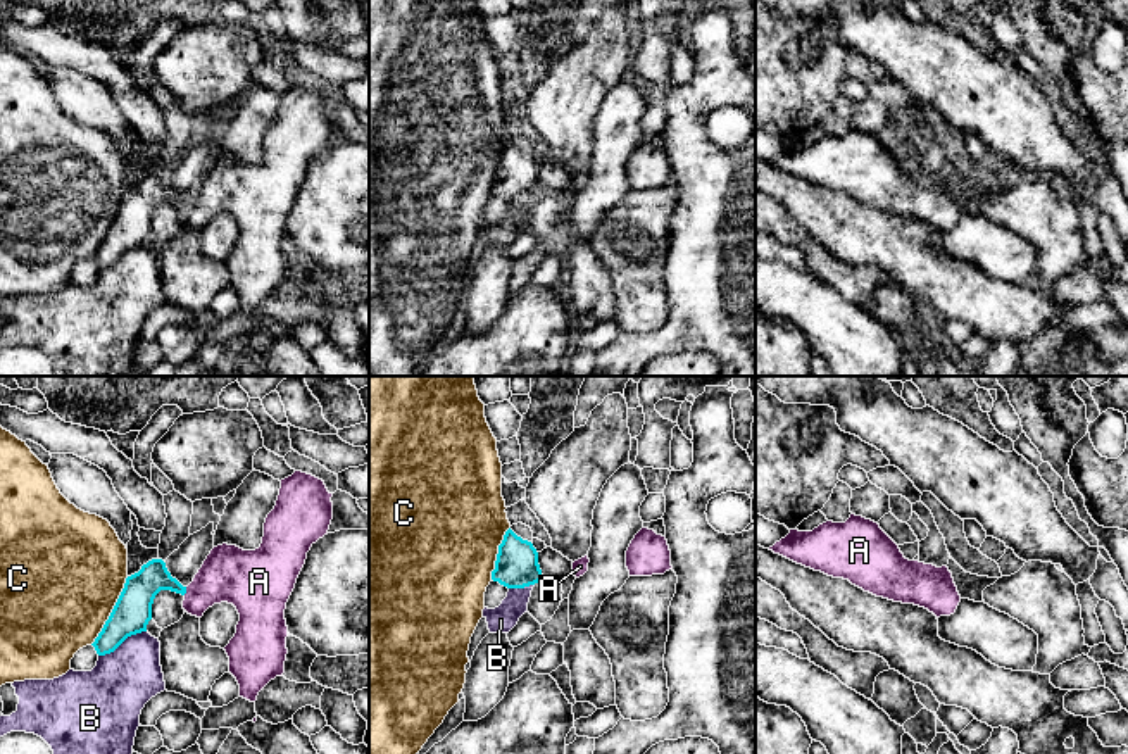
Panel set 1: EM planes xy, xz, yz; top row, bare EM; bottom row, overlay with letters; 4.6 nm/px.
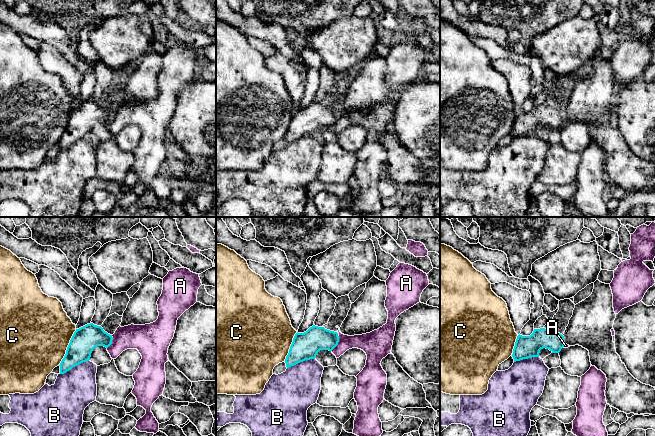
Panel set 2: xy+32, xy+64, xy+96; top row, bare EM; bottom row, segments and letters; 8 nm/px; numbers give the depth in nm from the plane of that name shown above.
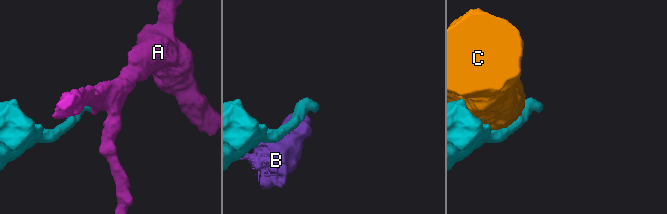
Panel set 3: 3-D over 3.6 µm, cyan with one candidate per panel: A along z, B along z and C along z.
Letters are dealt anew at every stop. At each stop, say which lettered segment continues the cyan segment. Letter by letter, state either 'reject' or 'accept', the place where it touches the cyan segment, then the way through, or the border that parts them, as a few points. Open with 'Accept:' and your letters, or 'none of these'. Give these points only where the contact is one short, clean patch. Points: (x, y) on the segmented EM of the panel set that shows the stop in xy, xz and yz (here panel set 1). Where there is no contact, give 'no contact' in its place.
Accept: none of these
A: reject; contact xy (185, 590); border xy (187, 587), (183, 594)
B: reject; contact xy (121, 642)
C: reject; contact xy (112, 611)

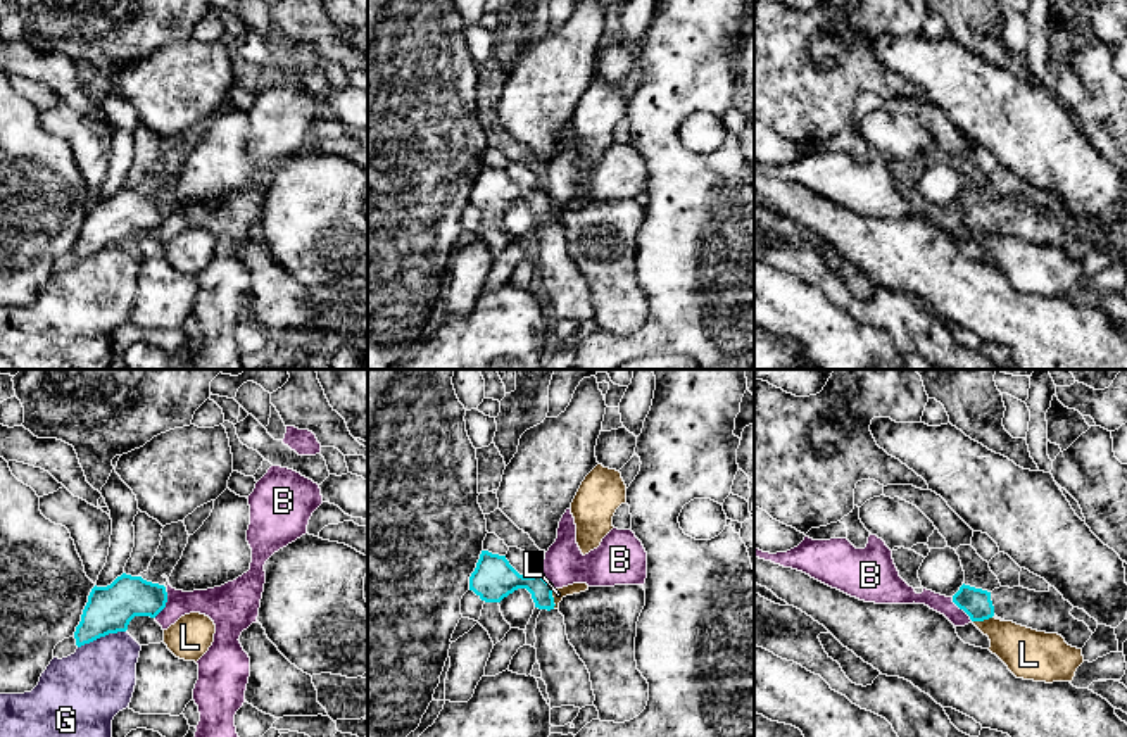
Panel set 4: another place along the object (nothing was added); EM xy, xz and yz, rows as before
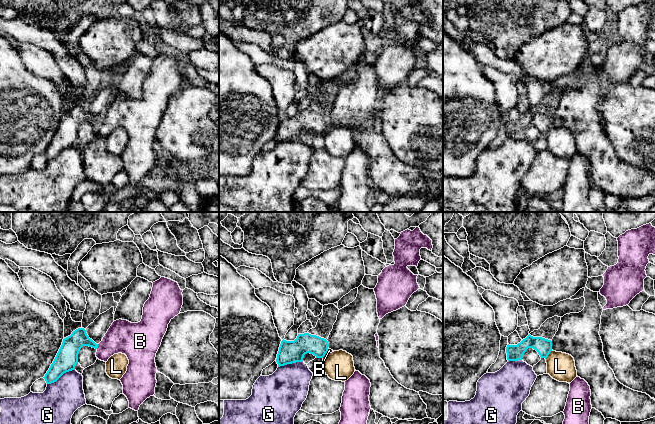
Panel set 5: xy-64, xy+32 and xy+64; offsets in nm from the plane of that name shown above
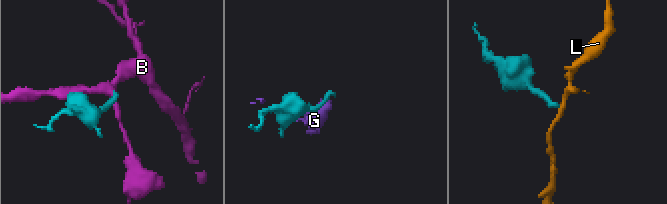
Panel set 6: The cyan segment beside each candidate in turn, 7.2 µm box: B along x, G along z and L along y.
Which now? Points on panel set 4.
Accept: none of these
B: reject; contact xy (164, 604); border xy (166, 591), (166, 604), (154, 617)
G: reject; contact xy (100, 636)
L: reject; contact xz (553, 599); border xz (554, 589), (553, 608)

